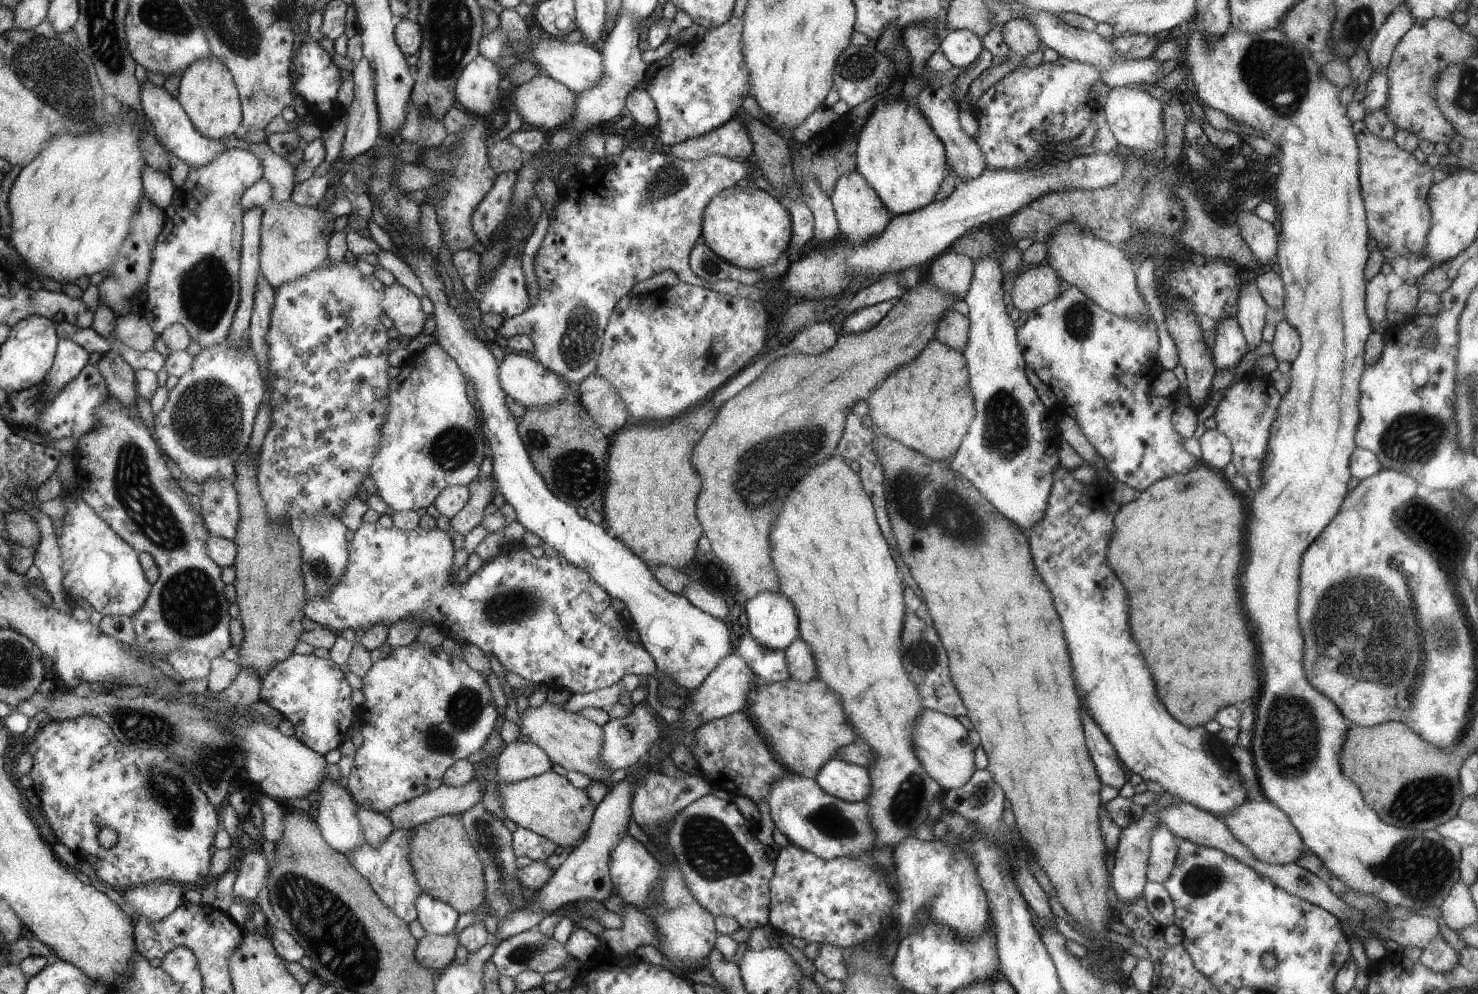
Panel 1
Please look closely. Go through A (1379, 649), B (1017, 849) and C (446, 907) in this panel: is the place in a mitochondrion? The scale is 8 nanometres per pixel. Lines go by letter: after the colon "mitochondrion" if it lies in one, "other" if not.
A: mitochondrion
B: other
C: other

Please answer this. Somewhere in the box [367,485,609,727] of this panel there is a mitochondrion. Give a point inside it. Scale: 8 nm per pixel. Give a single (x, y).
(516, 605)

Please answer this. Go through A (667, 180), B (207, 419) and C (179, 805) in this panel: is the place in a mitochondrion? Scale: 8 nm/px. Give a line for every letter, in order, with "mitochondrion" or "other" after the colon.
A: mitochondrion
B: mitochondrion
C: mitochondrion

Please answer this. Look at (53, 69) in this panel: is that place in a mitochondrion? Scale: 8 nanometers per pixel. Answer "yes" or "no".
yes

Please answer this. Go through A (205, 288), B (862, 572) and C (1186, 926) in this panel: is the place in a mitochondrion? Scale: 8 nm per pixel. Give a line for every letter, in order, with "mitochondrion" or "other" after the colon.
A: mitochondrion
B: other
C: other

